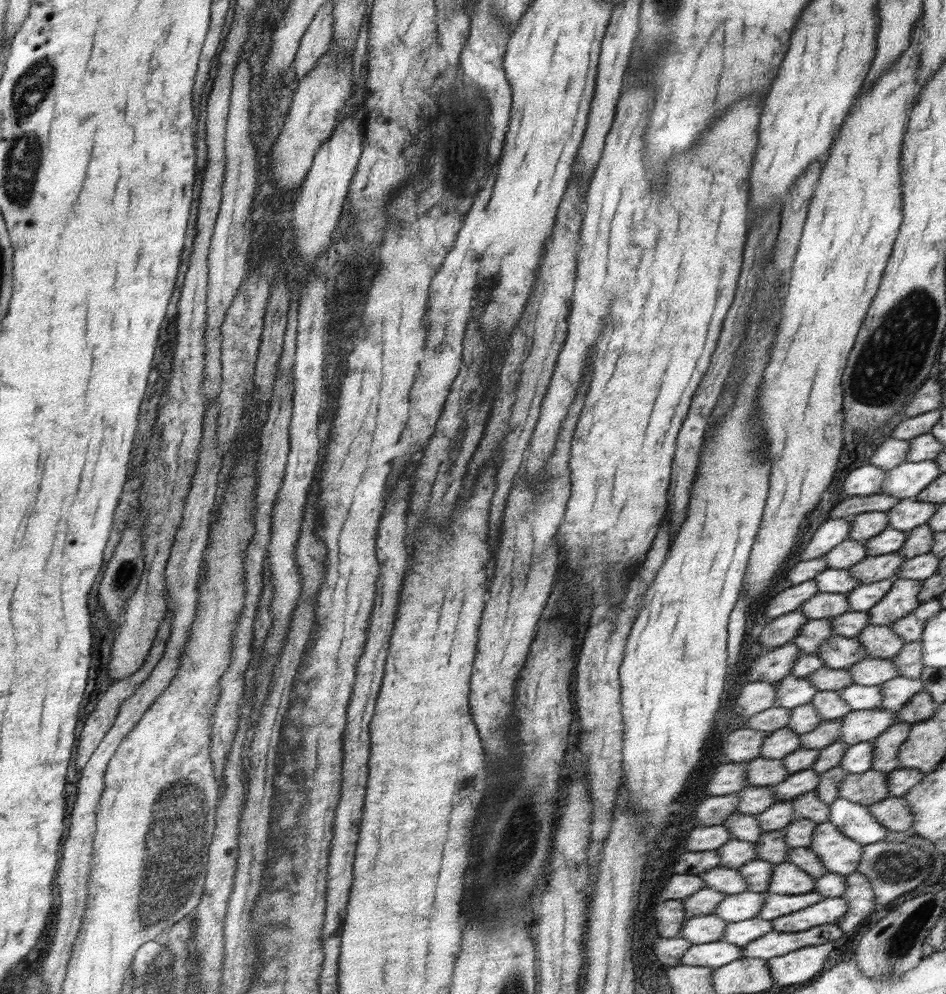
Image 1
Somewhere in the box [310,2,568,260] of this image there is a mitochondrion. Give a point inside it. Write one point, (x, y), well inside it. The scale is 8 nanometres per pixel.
(460, 149)

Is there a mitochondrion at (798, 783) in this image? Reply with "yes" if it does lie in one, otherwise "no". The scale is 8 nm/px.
yes

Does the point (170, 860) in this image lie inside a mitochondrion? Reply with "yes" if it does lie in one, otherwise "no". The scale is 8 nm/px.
yes

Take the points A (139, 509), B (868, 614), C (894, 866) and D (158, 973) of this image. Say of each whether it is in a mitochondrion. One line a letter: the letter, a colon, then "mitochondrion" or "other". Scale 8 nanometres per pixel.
A: other
B: other
C: mitochondrion
D: mitochondrion

